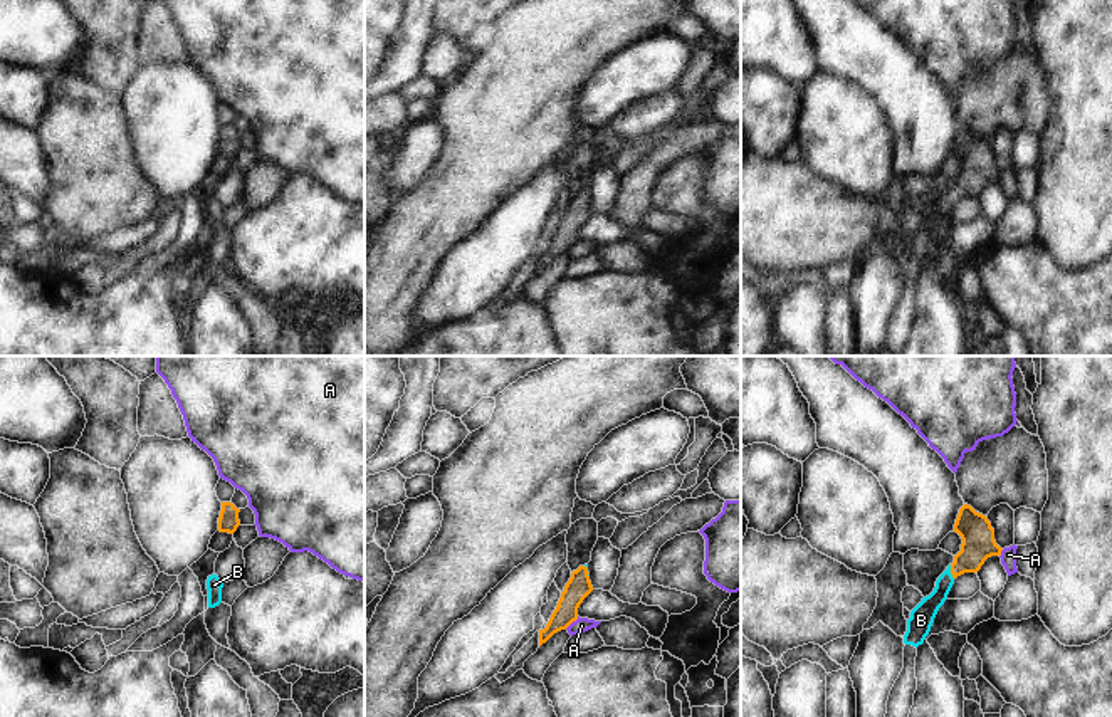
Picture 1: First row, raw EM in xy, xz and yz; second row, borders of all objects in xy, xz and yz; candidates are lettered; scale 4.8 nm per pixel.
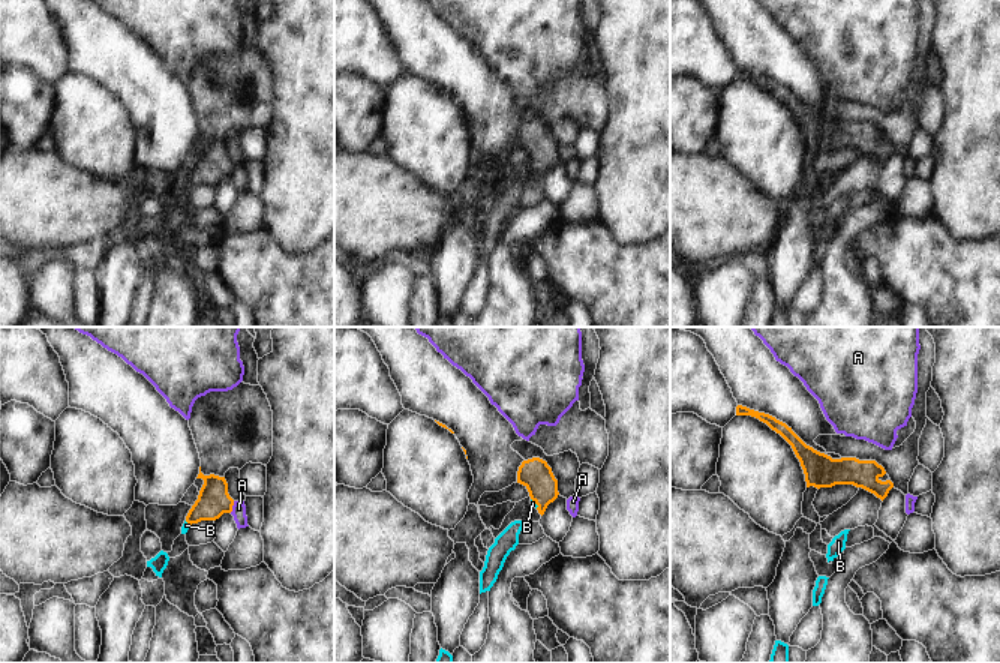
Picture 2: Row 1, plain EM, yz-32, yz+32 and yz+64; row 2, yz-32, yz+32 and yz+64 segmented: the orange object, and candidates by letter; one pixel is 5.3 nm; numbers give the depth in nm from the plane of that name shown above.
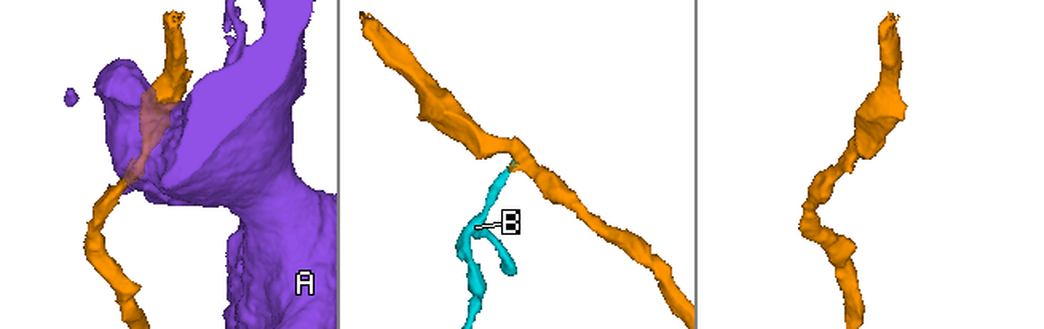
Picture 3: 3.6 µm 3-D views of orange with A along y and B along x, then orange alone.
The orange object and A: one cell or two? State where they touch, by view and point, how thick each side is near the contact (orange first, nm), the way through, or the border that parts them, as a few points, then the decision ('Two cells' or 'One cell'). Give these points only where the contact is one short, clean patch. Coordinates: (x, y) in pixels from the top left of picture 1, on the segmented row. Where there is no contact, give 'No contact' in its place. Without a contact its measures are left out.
Touches orange at xz (571, 622). Thickness 120 nm (orange) against 70 nm. Boundary: xz (578, 617), (565, 628). Two cells.

